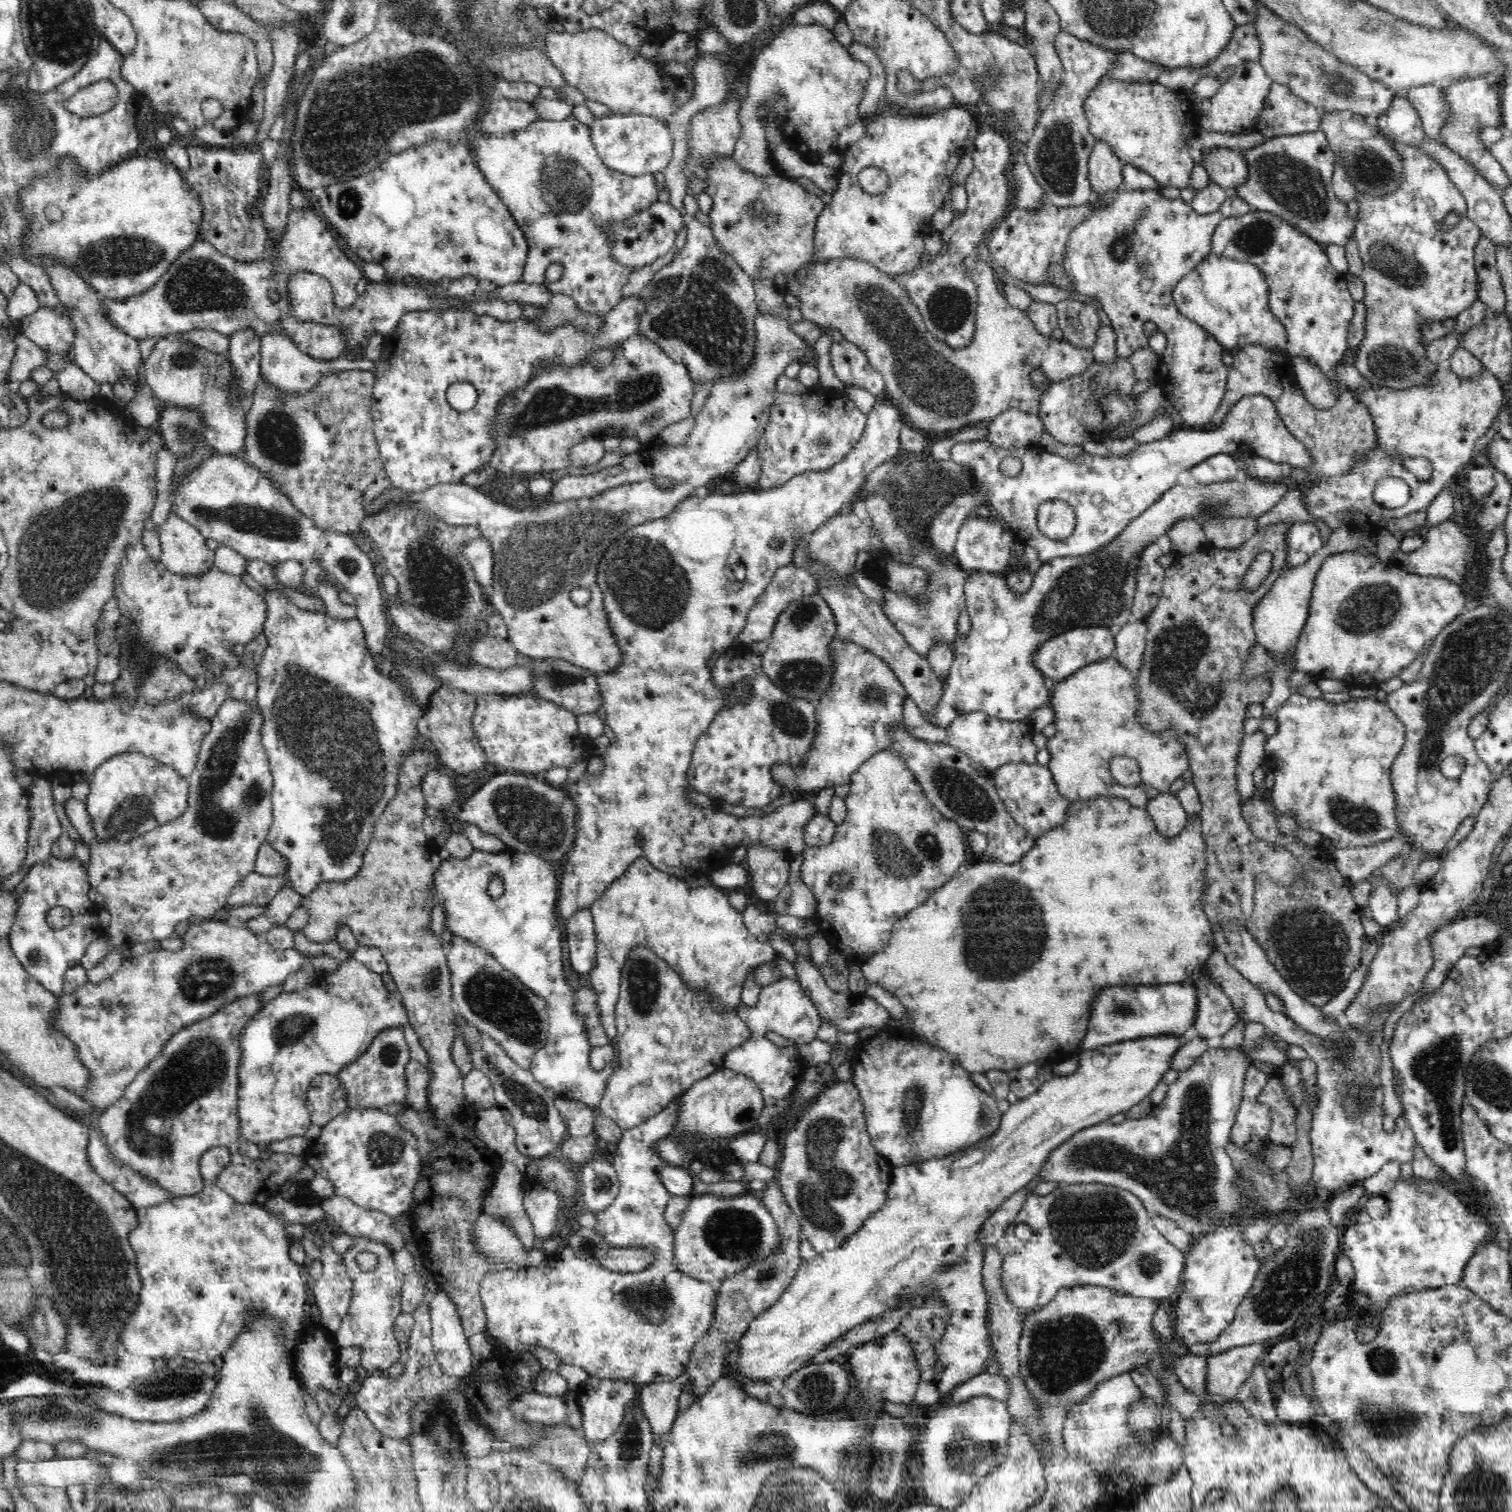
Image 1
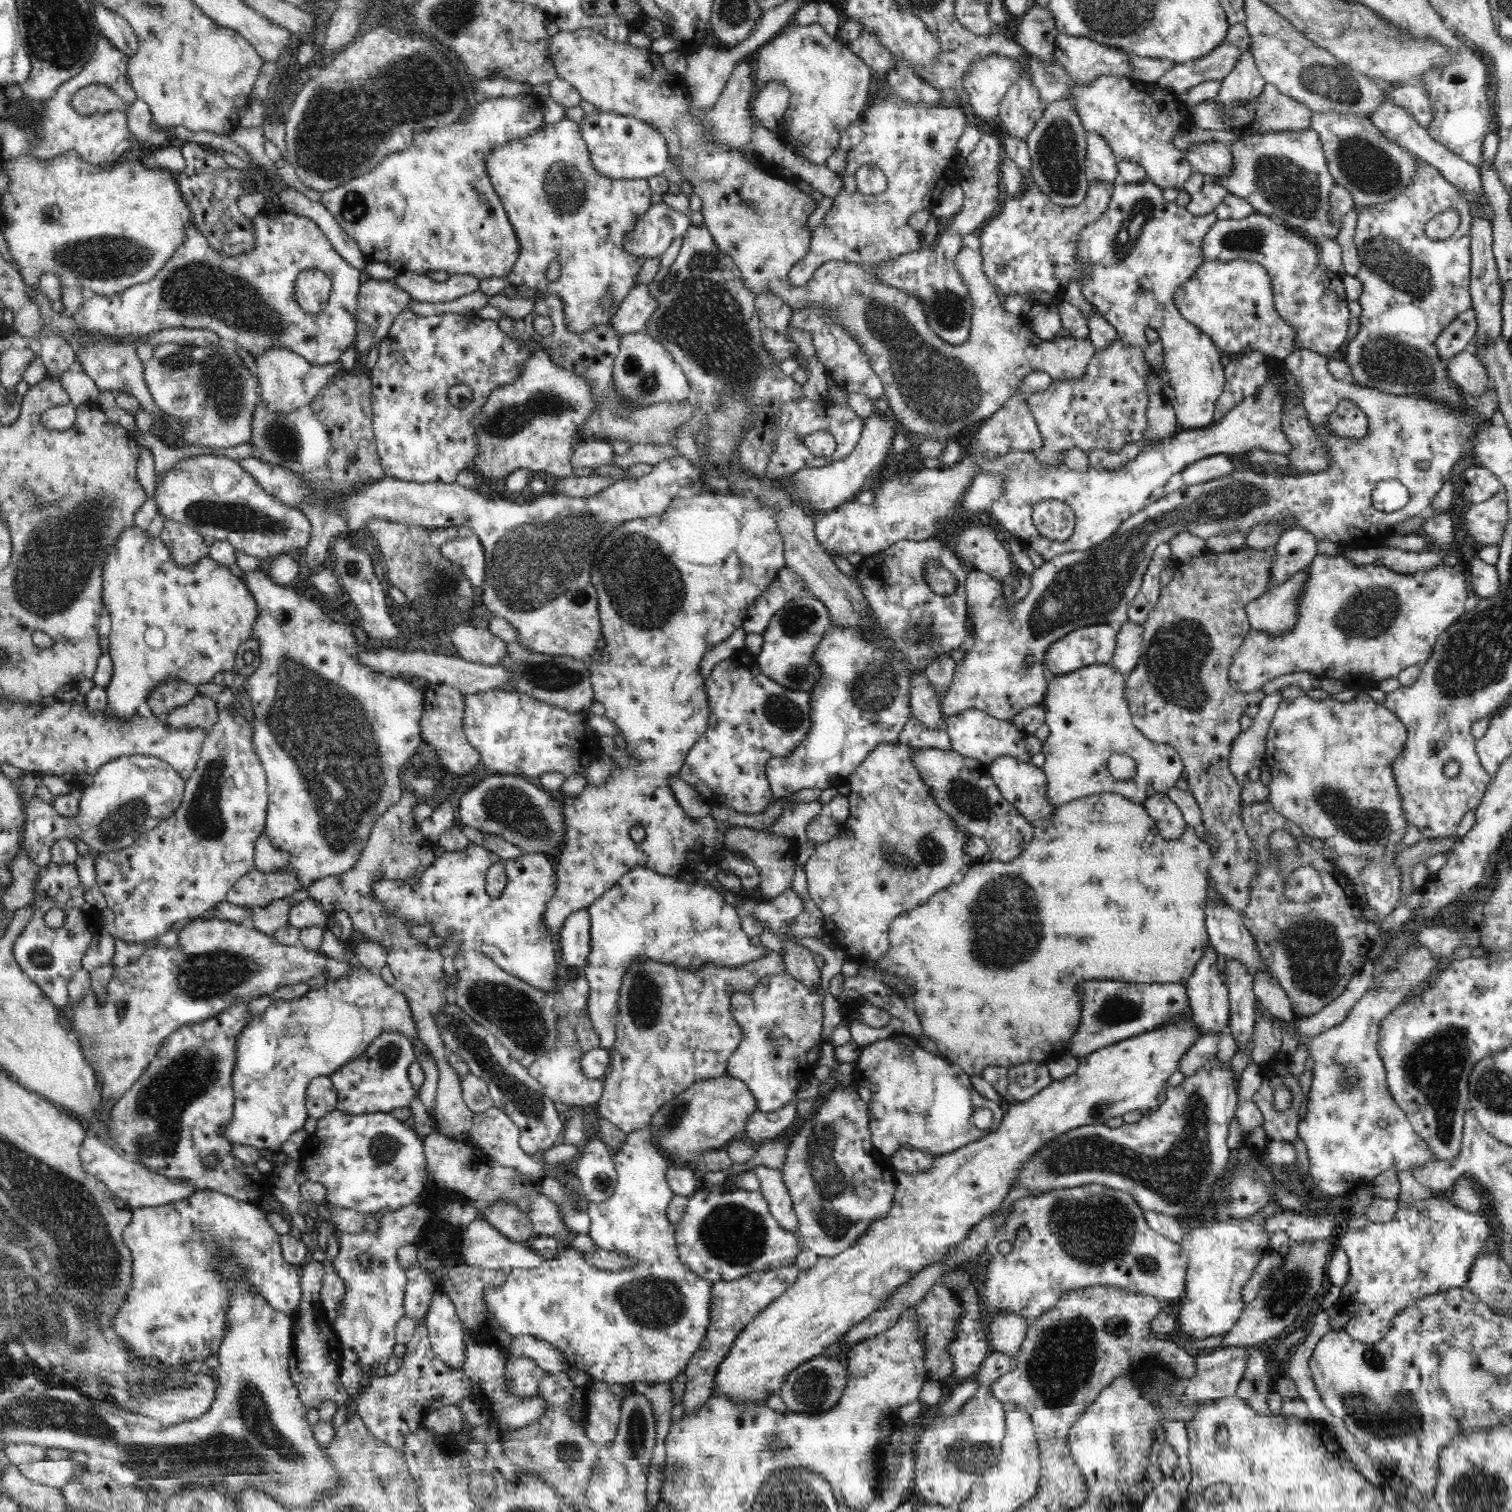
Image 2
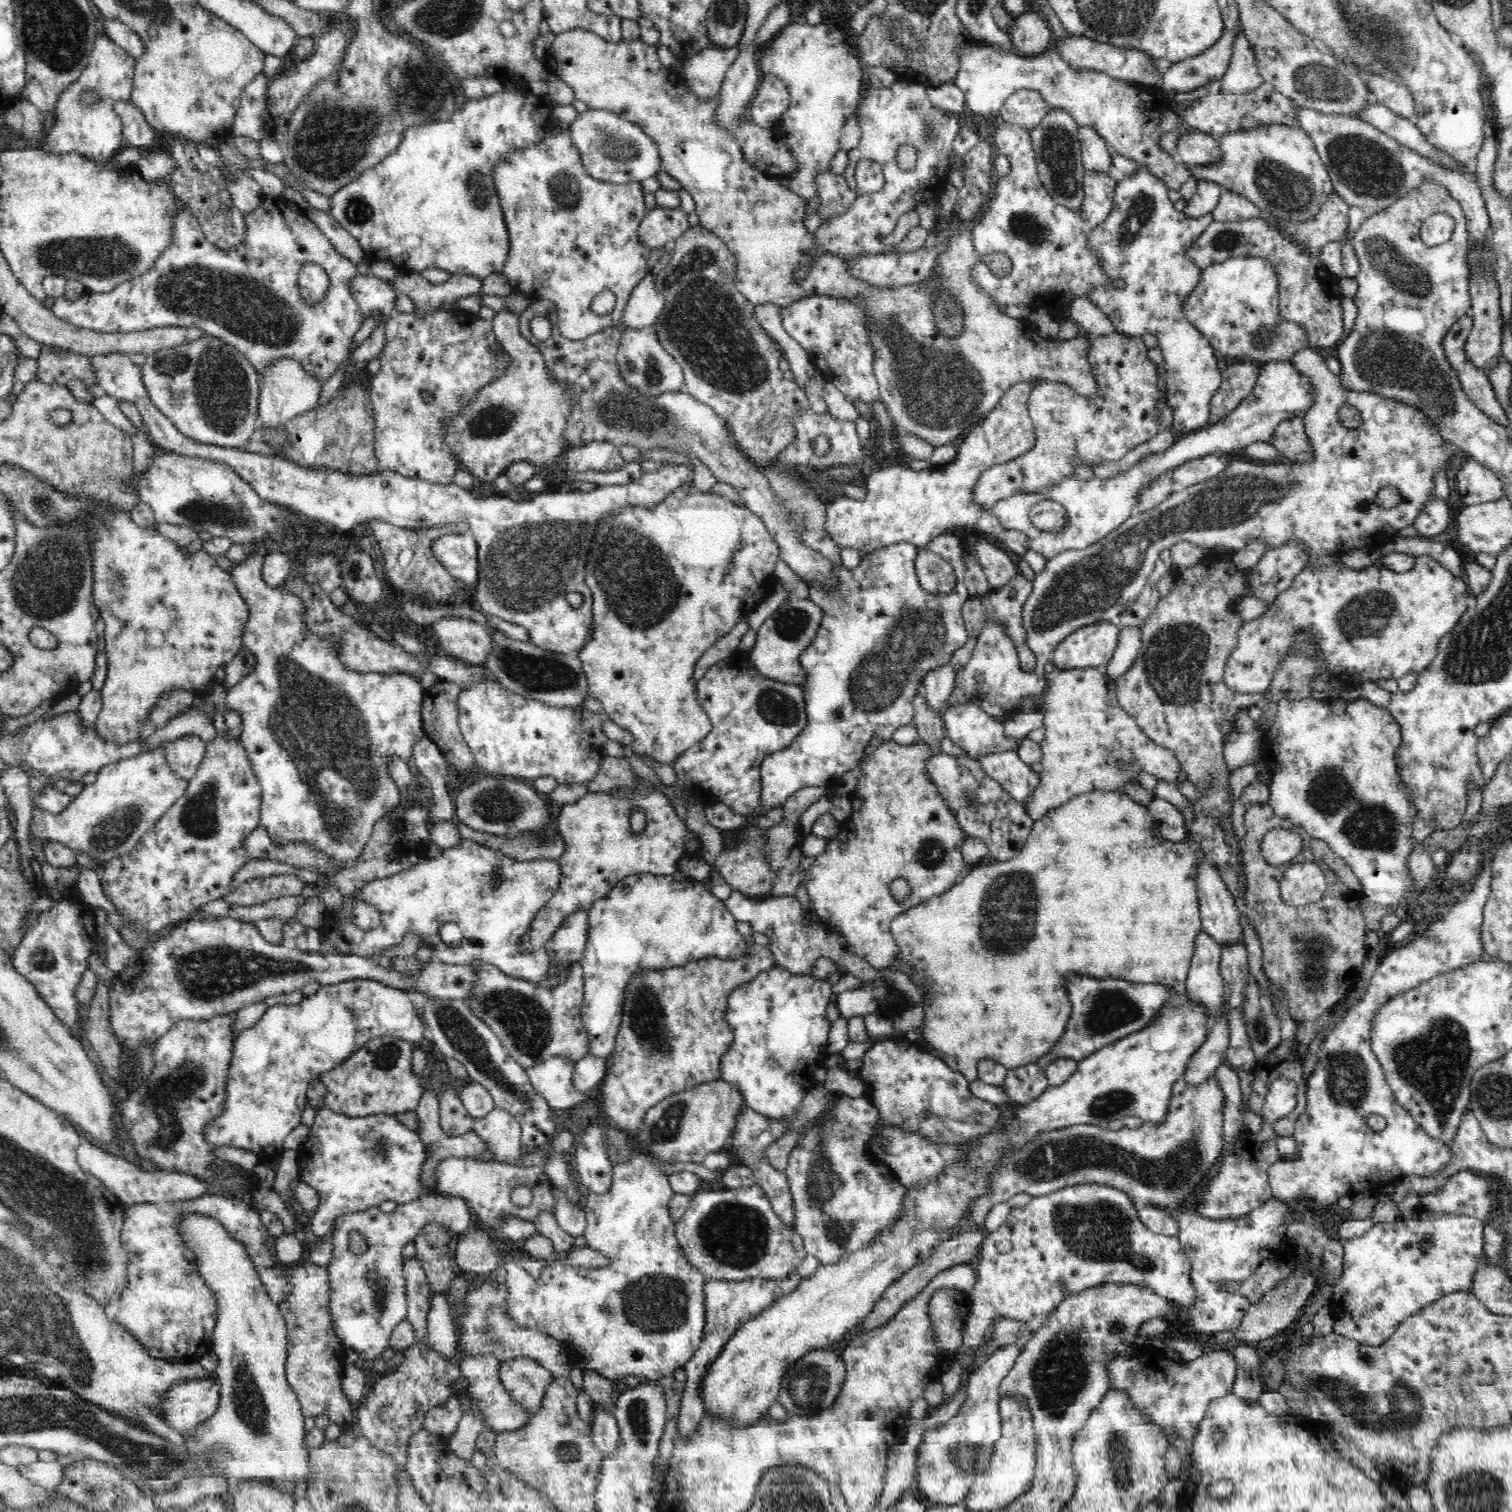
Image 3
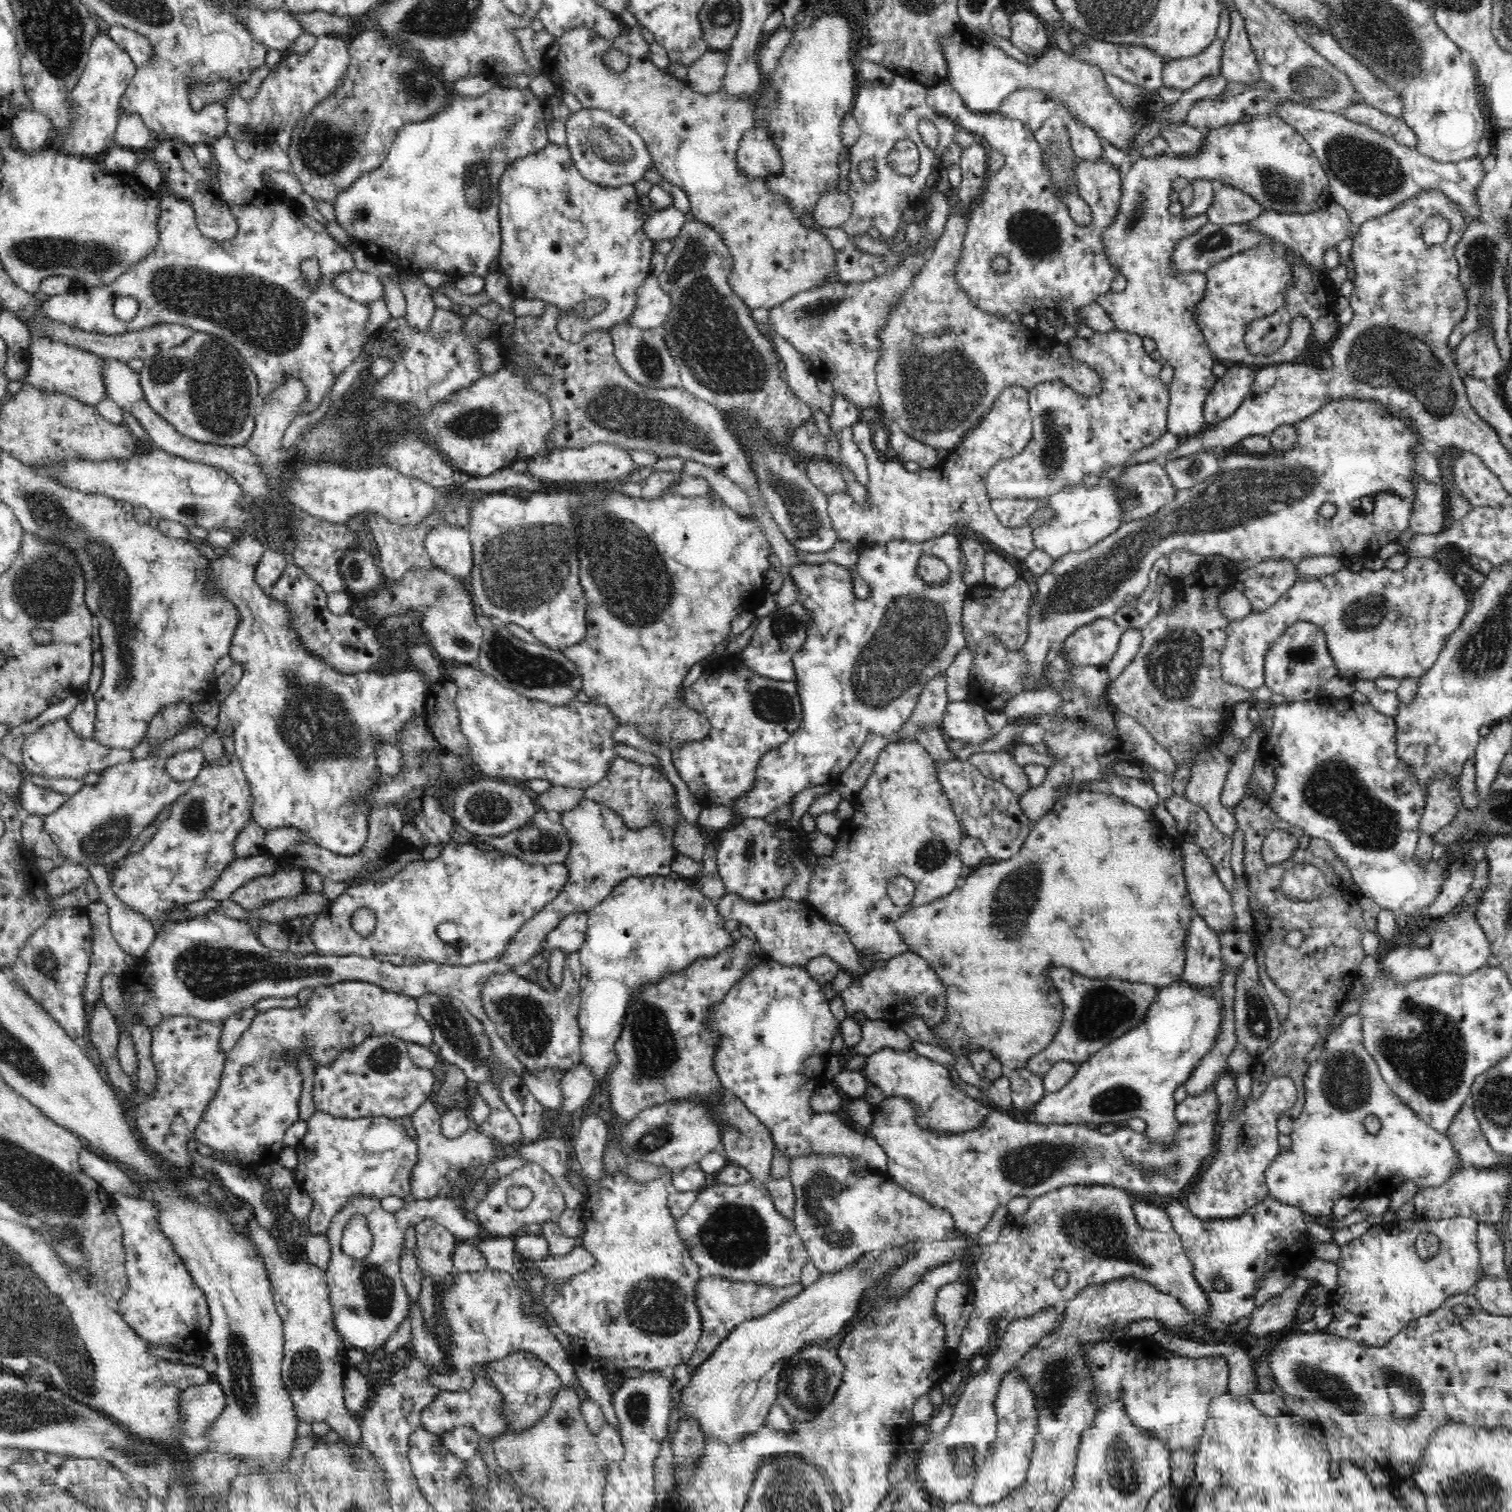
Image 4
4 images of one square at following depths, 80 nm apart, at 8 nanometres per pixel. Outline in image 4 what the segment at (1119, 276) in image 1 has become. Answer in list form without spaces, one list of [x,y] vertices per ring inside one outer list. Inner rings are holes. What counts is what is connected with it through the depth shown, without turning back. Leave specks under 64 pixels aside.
[[[1254,116],[1248,122],[1226,124],[1222,128],[1212,128],[1206,133],[1202,148],[1196,156],[1178,156],[1175,154],[1155,155],[1134,161],[1132,168],[1122,175],[1120,210],[1114,216],[1114,222],[1104,230],[1102,243],[1116,274],[1126,277],[1127,285],[1122,292],[1098,296],[1096,302],[1110,315],[1115,328],[1138,336],[1152,338],[1164,362],[1171,364],[1175,373],[1167,385],[1169,407],[1167,410],[1167,429],[1174,436],[1190,437],[1206,430],[1203,407],[1210,388],[1218,378],[1212,374],[1216,358],[1207,345],[1202,329],[1196,323],[1196,306],[1206,292],[1206,275],[1202,272],[1179,272],[1172,265],[1175,244],[1190,233],[1195,233],[1209,220],[1202,215],[1186,218],[1169,211],[1170,194],[1173,183],[1181,176],[1188,180],[1208,179],[1232,186],[1248,194],[1257,202],[1259,208],[1270,206],[1272,211],[1295,215],[1317,211],[1322,205],[1332,201],[1329,181],[1322,164],[1312,151],[1308,142],[1291,125],[1278,116]]]

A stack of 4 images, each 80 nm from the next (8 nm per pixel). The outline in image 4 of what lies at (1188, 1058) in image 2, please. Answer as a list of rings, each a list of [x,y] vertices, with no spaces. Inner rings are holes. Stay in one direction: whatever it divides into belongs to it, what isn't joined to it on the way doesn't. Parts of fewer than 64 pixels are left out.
[[[1225,1006],[1222,1008],[1218,1040],[1216,1040],[1214,1048],[1202,1058],[1198,1068],[1192,1072],[1193,1076],[1185,1082],[1187,1096],[1202,1095],[1215,1085],[1220,1074],[1229,1067],[1228,1056],[1230,1056],[1236,1042],[1233,1010]]]

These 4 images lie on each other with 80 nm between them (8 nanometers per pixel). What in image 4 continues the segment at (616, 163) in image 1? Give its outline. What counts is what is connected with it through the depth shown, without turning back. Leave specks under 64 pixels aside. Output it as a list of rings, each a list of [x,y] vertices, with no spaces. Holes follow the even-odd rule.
[[[580,109],[570,112],[565,124],[572,161],[584,179],[600,187],[634,185],[644,178],[648,168],[653,167],[646,143],[640,135],[611,112],[602,109]]]

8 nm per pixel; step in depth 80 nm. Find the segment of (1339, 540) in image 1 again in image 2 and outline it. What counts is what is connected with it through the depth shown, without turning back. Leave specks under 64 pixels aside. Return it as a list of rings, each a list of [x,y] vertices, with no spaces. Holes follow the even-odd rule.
[[[1309,569],[1297,572],[1294,578],[1246,604],[1251,628],[1269,636],[1282,636],[1298,624],[1298,600],[1302,598]],[[1279,690],[1266,695],[1259,704],[1259,712],[1252,719],[1247,731],[1234,738],[1228,759],[1229,769],[1243,787],[1250,780],[1248,771],[1259,768],[1267,754],[1267,734],[1279,704],[1284,700]]]

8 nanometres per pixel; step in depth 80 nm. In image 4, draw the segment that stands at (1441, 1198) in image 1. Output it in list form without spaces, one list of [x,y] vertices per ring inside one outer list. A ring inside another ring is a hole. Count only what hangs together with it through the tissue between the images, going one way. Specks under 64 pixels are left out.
[[[1462,1216],[1430,1221],[1413,1218],[1409,1223],[1397,1221],[1372,1225],[1360,1238],[1341,1247],[1340,1258],[1335,1262],[1338,1270],[1337,1284],[1330,1291],[1328,1303],[1333,1308],[1333,1319],[1324,1332],[1366,1346],[1386,1346],[1398,1332],[1402,1332],[1402,1328],[1408,1326],[1408,1322],[1432,1314],[1450,1296],[1468,1292],[1468,1288],[1478,1282],[1482,1273],[1477,1245],[1478,1226],[1478,1221]],[[1425,1231],[1435,1234],[1441,1245],[1435,1257],[1424,1261],[1418,1257],[1414,1242],[1416,1236]]]

